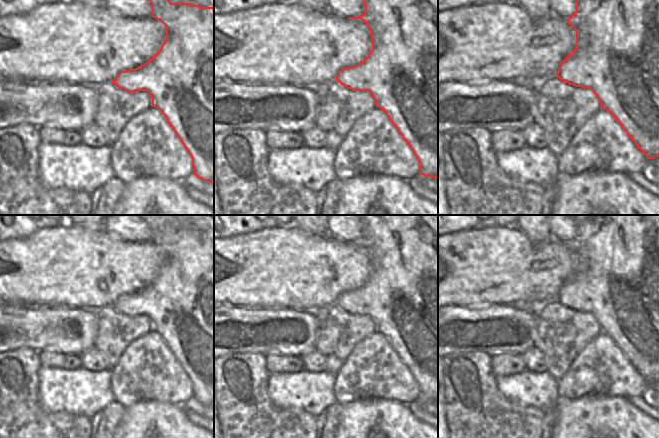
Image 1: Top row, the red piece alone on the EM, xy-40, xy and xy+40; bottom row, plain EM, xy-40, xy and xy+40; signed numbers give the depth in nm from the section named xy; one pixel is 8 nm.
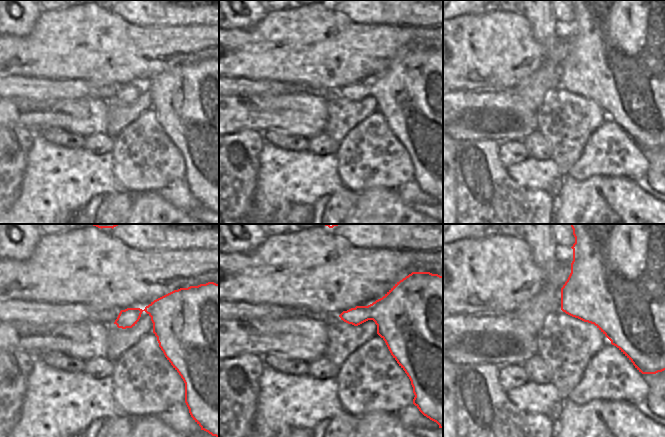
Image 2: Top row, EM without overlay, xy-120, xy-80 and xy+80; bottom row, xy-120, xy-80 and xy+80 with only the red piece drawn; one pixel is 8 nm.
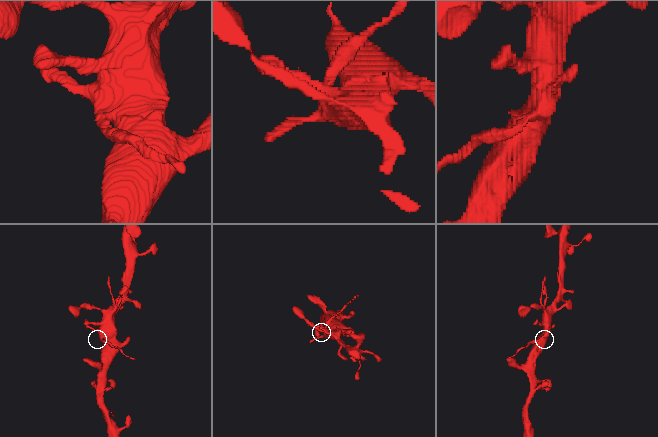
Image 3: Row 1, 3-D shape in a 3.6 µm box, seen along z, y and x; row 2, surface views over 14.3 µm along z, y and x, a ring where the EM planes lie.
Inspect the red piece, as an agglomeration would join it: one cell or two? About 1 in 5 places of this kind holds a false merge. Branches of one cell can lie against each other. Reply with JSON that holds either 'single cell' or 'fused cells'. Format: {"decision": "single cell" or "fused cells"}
{"decision": "fused cells"}

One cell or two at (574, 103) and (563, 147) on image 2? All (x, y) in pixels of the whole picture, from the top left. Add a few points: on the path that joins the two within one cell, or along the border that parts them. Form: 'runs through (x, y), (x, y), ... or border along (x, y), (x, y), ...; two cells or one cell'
runs through (570, 114), (567, 119), (567, 136); one cell

